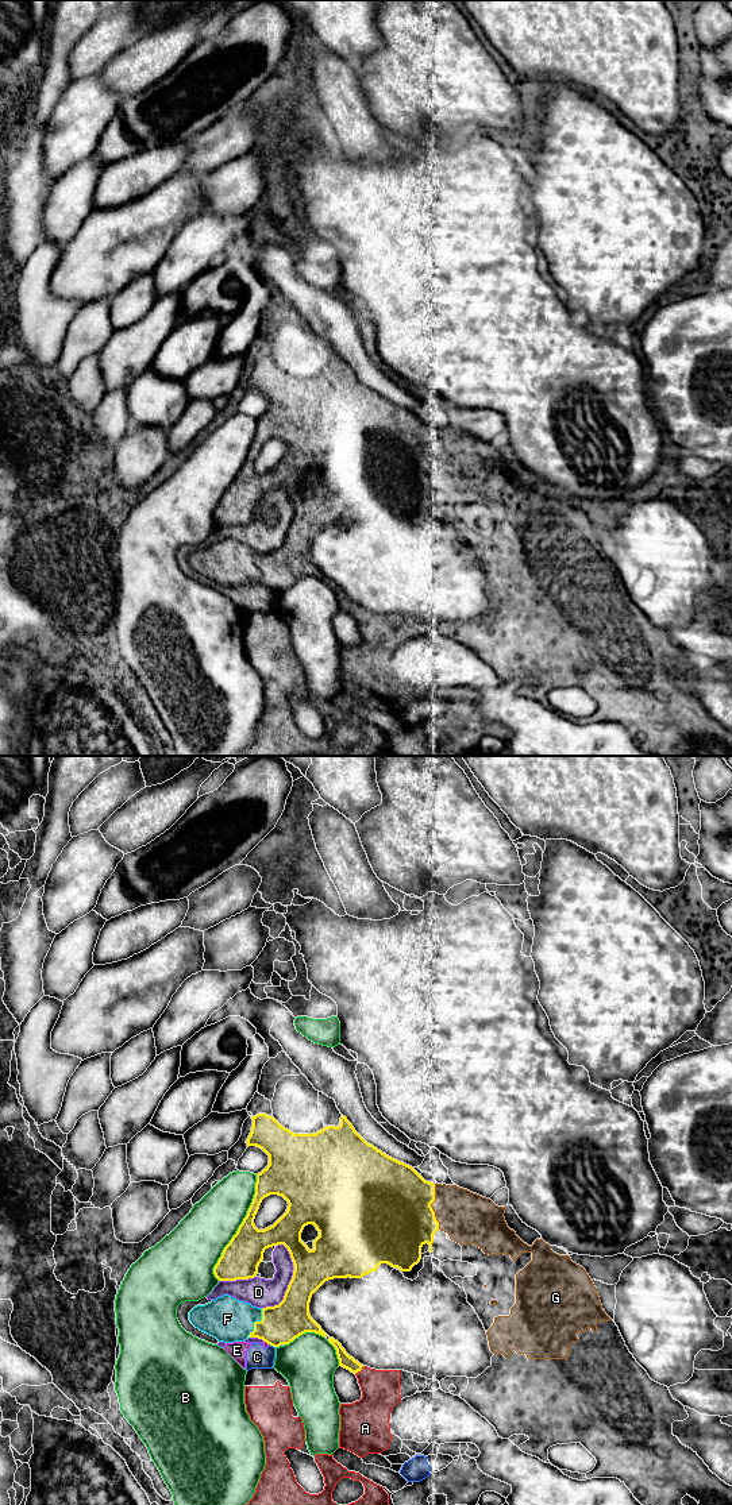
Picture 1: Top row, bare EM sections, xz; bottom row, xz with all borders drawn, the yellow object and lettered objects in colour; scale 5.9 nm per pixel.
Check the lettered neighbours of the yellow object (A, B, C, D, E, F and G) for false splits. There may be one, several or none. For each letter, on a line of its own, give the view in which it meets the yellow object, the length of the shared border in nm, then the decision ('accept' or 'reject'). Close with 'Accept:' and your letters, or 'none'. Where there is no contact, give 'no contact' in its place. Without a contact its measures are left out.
A: xz | 80 nm | accept
B: xz | 650 nm | reject
C: xz | 50 nm | reject
D: xz | 260 nm | reject
E: xz | 40 nm | reject
F: xz | 200 nm | accept
G: xz | 280 nm | accept
Accept: A, F, G

